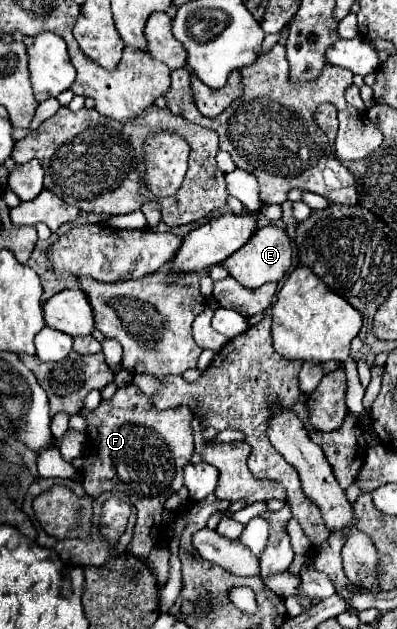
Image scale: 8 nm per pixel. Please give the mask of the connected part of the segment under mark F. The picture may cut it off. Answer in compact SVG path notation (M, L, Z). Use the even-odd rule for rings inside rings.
M127 385L117 389L113 399L101 401L101 405L93 413L83 413L87 419L87 441L85 441L85 469L83 469L83 489L91 497L99 497L105 491L119 491L129 497L131 505L137 509L137 527L133 529L133 539L127 545L127 551L141 561L147 559L151 547L159 541L161 533L161 511L165 501L183 487L183 467L189 463L193 455L193 429L191 419L195 417L187 405L157 411L151 399L137 389L135 385Z

